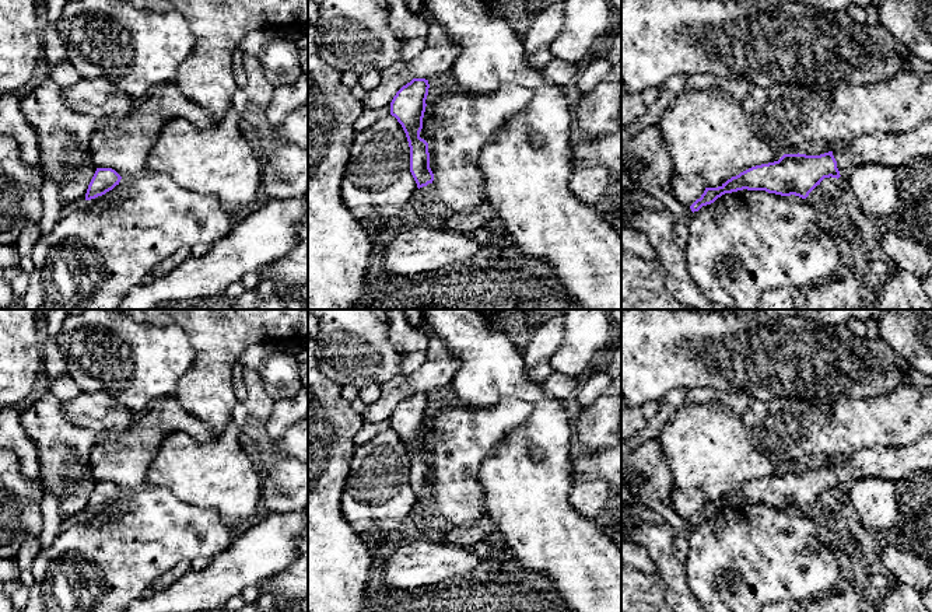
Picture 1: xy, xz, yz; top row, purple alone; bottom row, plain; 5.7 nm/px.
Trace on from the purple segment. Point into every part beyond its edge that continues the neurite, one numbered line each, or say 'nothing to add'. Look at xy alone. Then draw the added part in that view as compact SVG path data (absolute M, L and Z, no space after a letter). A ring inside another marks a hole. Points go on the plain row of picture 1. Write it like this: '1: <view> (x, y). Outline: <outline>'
nothing to add

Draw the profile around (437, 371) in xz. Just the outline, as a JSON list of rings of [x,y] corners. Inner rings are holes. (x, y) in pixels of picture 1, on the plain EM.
[[[432,336],[427,360],[411,375],[400,373],[385,382],[379,398],[368,405],[368,410],[362,416],[364,423],[379,423],[390,419],[396,406],[413,392],[430,394],[449,388],[455,370],[456,359],[441,339]]]

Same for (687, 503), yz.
[[[672,489],[672,501],[675,511],[684,520],[691,520],[705,504],[705,497],[698,489],[679,490]]]

